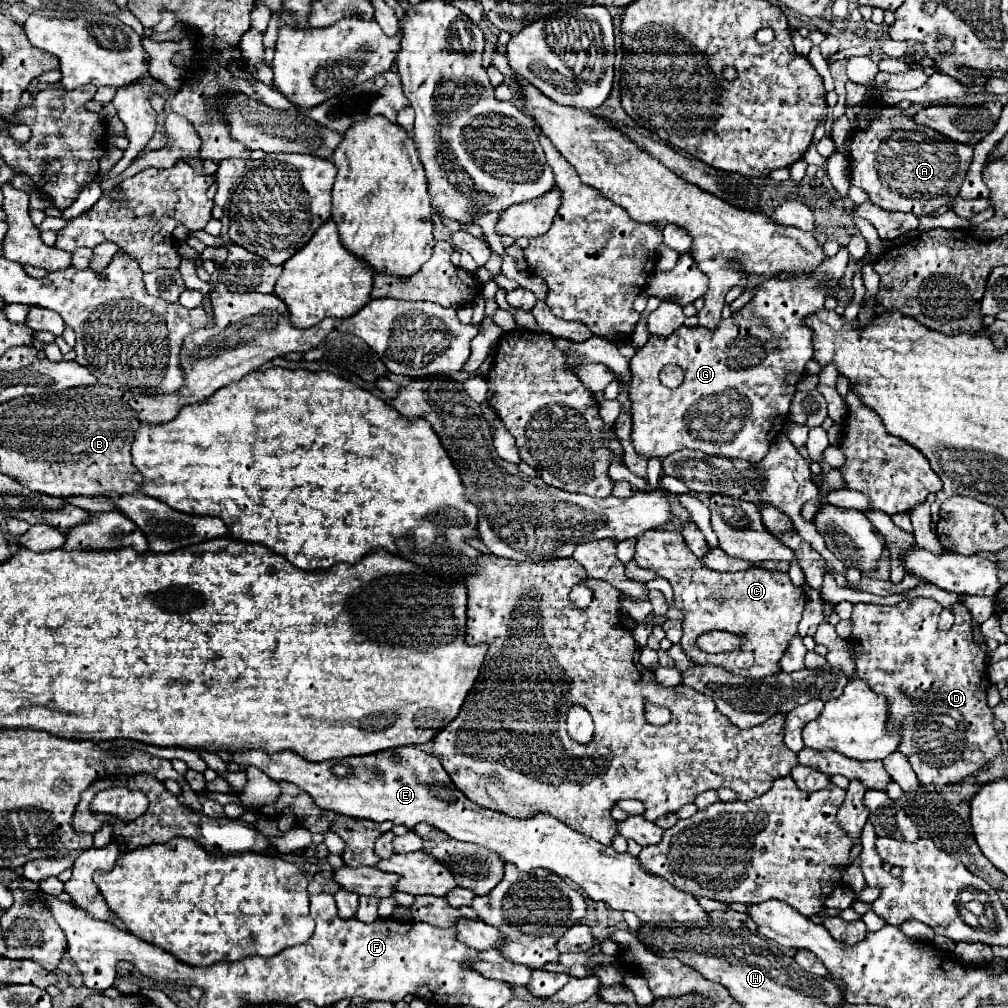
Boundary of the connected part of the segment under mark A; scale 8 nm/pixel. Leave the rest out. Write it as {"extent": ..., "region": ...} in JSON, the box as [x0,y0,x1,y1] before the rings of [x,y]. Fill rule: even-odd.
{"extent":[848,106,972,216],"region":[[[890,106],[880,110],[884,112],[880,118],[852,136],[848,156],[852,186],[866,190],[876,206],[894,212],[924,216],[950,204],[960,192],[972,162],[972,148],[968,144],[952,142],[928,126],[916,124],[912,118],[904,116],[904,110]]]}

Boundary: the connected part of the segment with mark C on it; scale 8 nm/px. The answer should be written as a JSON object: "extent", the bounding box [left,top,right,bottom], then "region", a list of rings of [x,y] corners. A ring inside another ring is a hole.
{"extent":[634,530,806,678],"region":[[[648,530],[646,534],[640,534],[634,560],[640,568],[652,570],[656,576],[672,584],[674,606],[686,614],[684,636],[680,642],[686,656],[698,664],[716,664],[744,678],[764,678],[780,672],[778,660],[798,632],[798,622],[806,604],[804,590],[794,586],[786,572],[758,566],[744,572],[710,570],[688,550],[684,536],[670,530]],[[714,630],[744,636],[744,649],[719,654],[700,650],[696,638]]]}

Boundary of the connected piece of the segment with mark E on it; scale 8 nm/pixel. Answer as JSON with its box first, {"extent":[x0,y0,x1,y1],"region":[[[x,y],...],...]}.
{"extent":[232,746,708,924],"region":[[[418,746],[392,748],[368,756],[348,756],[326,762],[310,762],[294,750],[278,754],[246,750],[232,754],[232,762],[240,766],[256,766],[276,782],[290,782],[298,786],[312,796],[316,806],[324,810],[372,822],[390,820],[406,828],[426,822],[454,840],[482,844],[498,852],[506,862],[516,864],[518,870],[530,872],[534,868],[546,868],[560,878],[576,882],[588,898],[602,900],[612,910],[634,912],[640,922],[658,924],[670,920],[708,920],[708,914],[700,908],[694,896],[674,888],[664,878],[646,872],[638,858],[628,852],[616,854],[612,846],[604,846],[548,814],[536,814],[534,818],[520,820],[474,804],[452,784],[438,758]]]}

